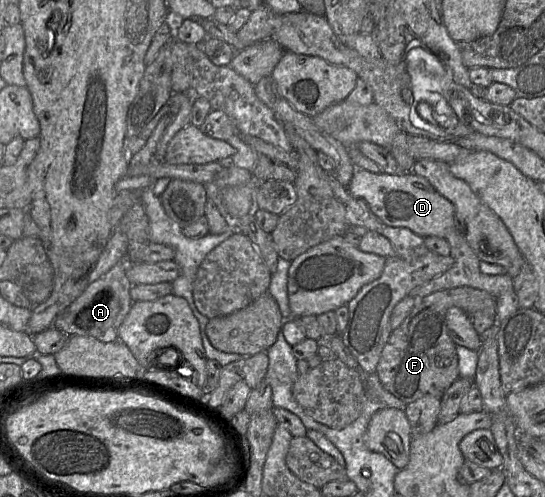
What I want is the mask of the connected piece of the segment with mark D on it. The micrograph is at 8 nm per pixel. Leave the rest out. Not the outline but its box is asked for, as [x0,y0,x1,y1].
[347,168,457,238]

